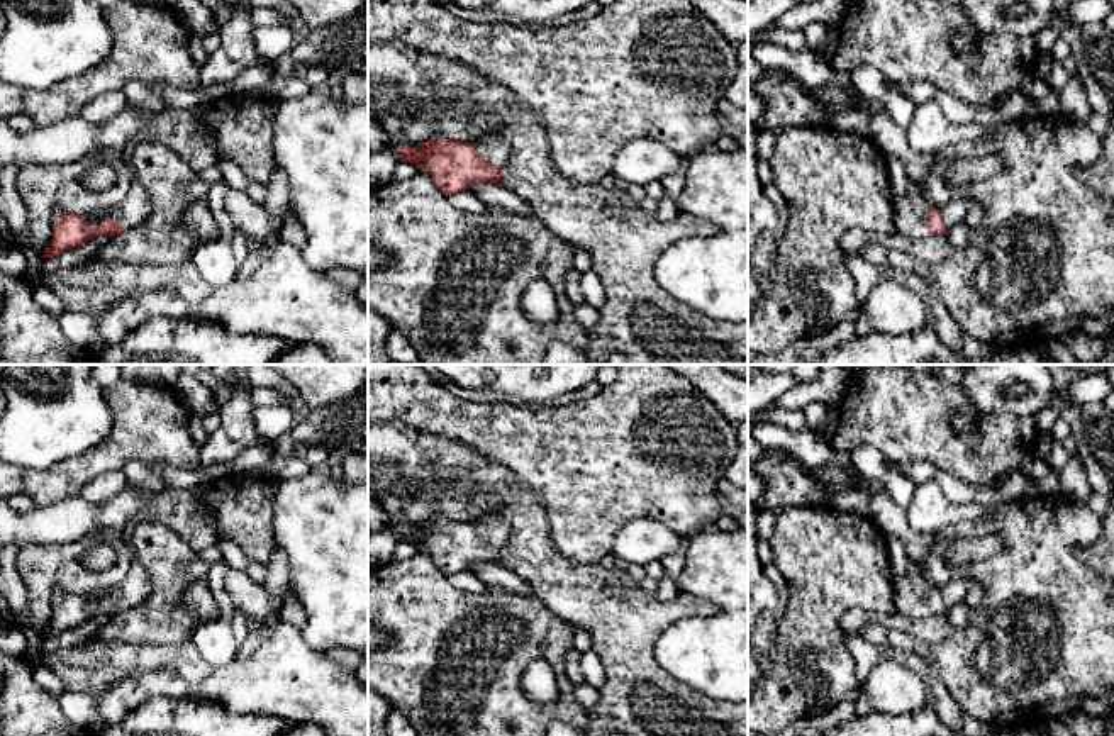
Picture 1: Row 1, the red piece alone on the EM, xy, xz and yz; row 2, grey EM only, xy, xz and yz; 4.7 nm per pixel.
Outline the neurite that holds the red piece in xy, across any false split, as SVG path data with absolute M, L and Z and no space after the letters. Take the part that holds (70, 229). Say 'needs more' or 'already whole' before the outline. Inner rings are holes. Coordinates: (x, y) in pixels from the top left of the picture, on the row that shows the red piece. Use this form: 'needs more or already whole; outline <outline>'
needs more; outline M132 181L122 202L110 209L97 209L88 214L54 214L53 239L41 258L53 258L97 237L114 237L142 224L153 214L148 190Z

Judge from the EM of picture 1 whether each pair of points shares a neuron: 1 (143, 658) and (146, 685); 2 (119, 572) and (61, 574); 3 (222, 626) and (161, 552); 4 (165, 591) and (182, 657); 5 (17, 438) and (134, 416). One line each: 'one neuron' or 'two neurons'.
1: two neurons
2: one neuron
3: two neurons
4: two neurons
5: two neurons

